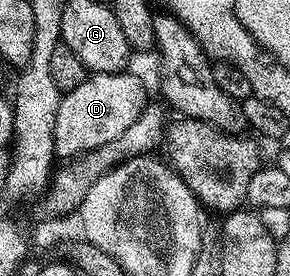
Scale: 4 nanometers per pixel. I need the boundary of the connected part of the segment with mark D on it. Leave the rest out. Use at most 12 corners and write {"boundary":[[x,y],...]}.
{"boundary":[[125,71],[64,92],[54,149],[76,157],[115,141],[143,113]]}

